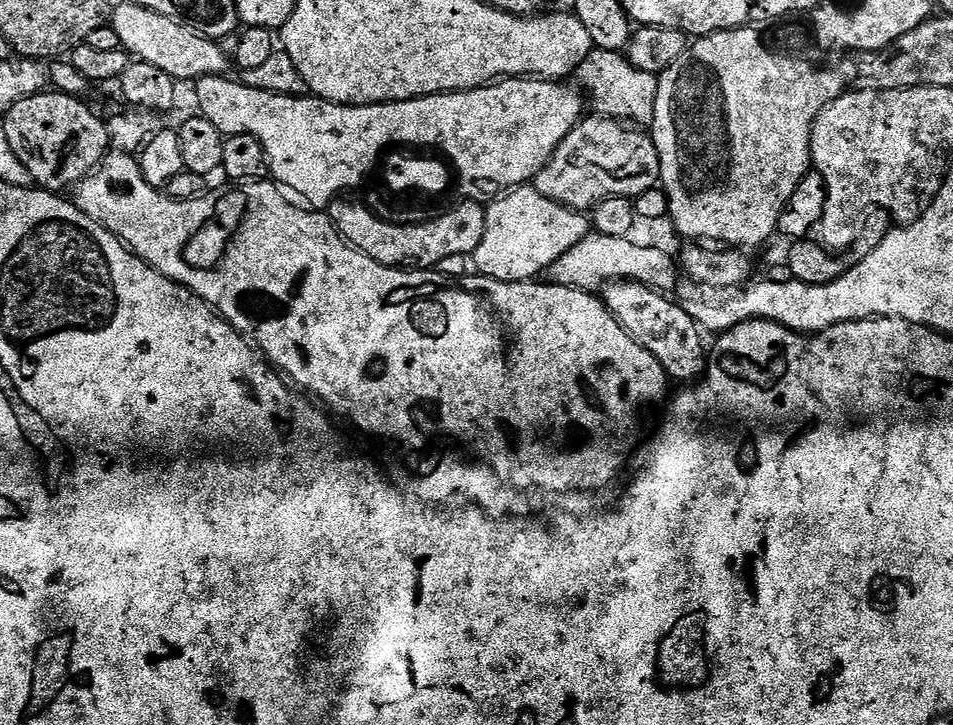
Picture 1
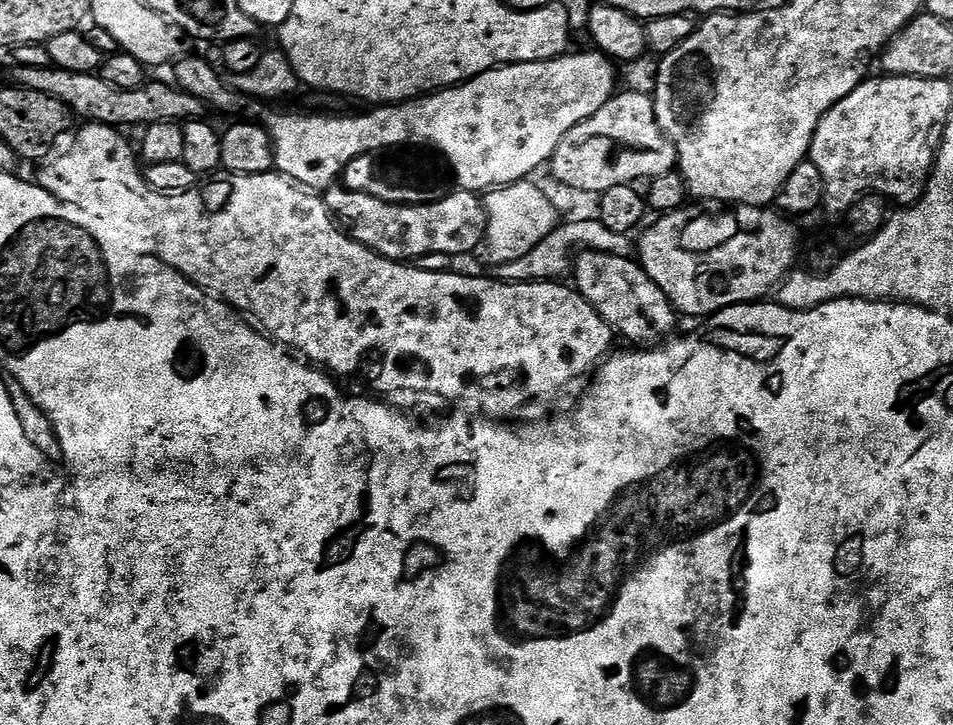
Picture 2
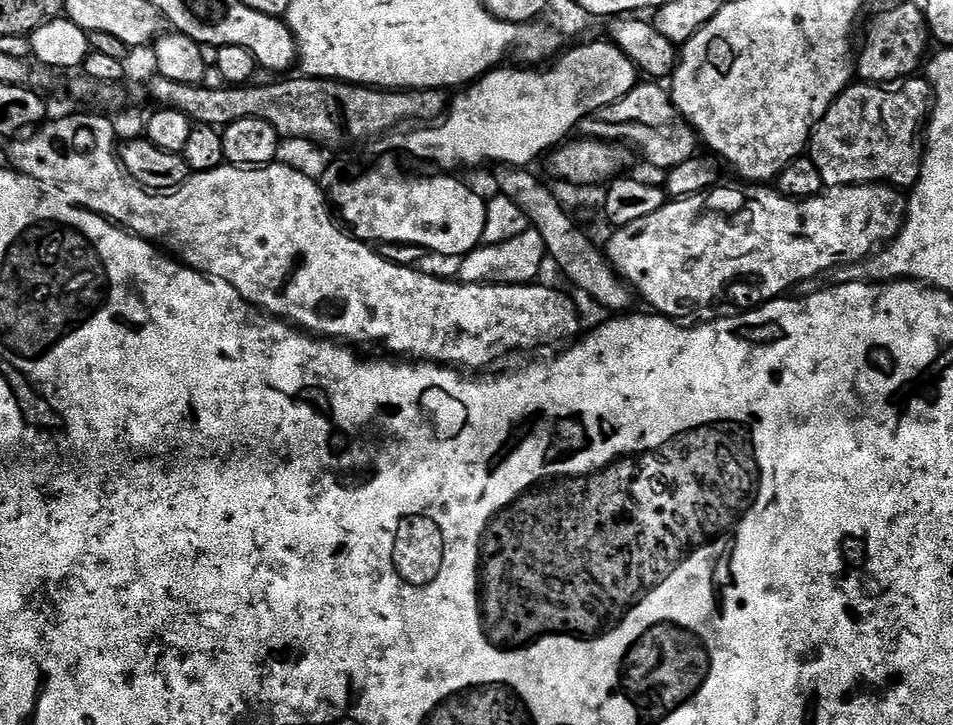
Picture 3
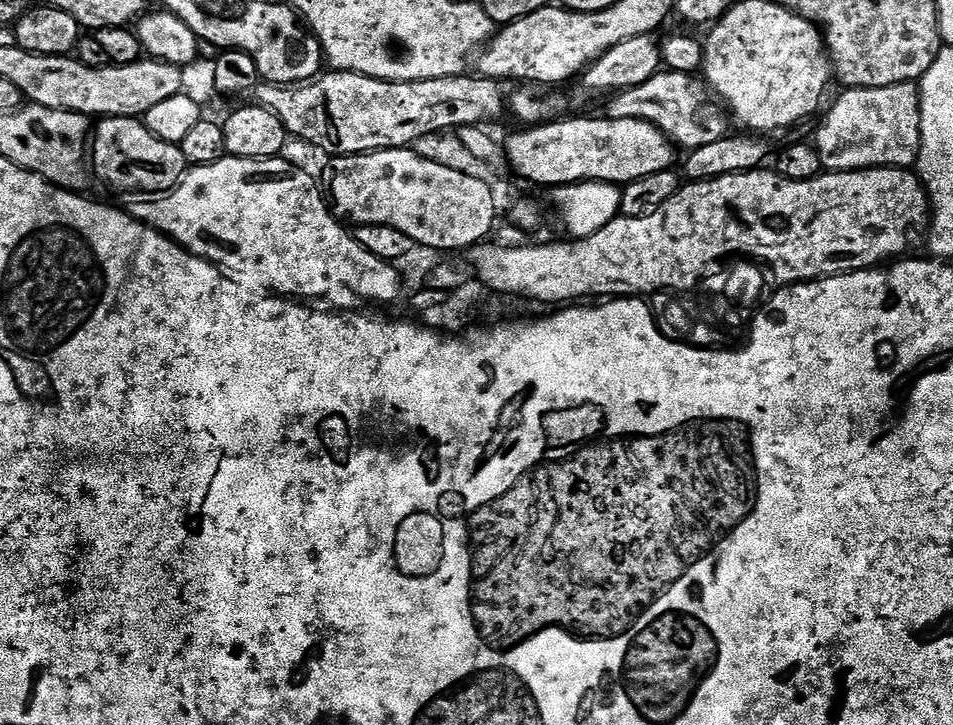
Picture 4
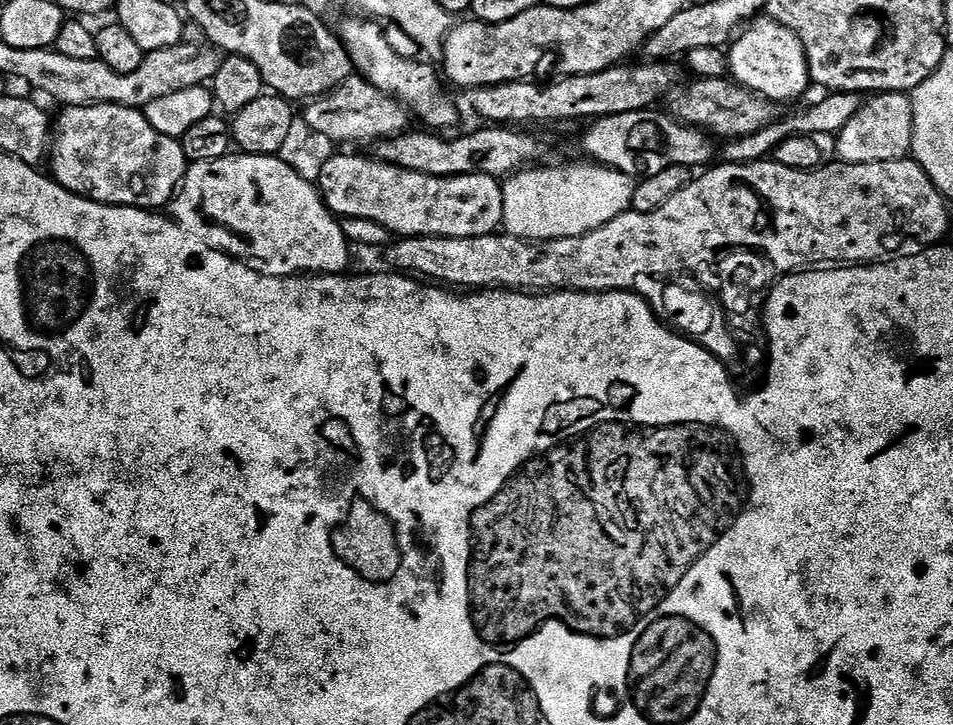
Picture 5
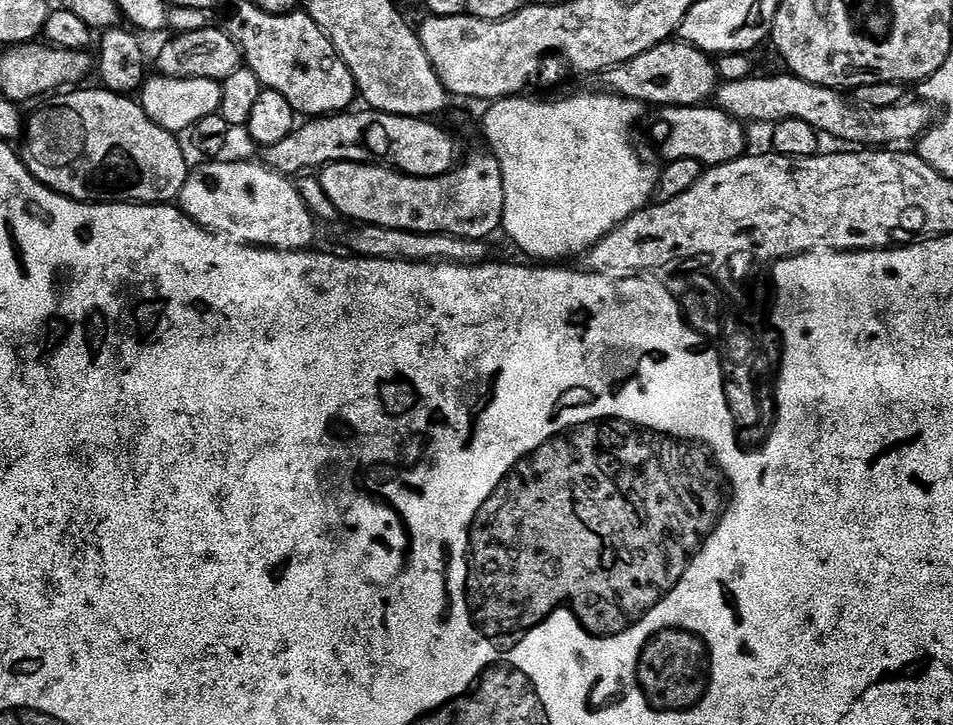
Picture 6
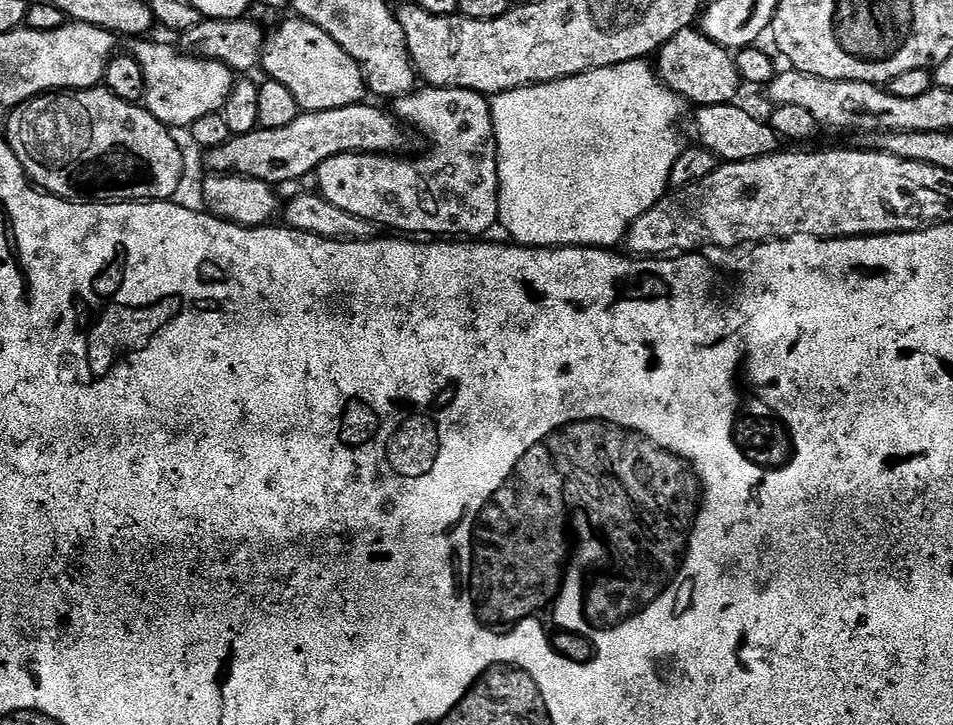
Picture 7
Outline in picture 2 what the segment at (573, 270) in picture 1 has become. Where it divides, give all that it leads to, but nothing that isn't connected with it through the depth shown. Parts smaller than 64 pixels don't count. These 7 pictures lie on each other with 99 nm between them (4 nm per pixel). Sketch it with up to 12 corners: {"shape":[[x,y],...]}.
{"shape":[[598,218],[561,223],[528,254],[497,265],[504,283],[554,280],[572,246],[627,255],[625,233]]}

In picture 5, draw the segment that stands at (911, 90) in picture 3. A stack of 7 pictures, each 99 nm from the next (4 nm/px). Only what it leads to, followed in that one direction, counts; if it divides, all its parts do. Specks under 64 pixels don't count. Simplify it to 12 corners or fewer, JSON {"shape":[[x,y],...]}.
{"shape":[[865,99],[834,136],[841,164],[909,159],[912,102]]}

